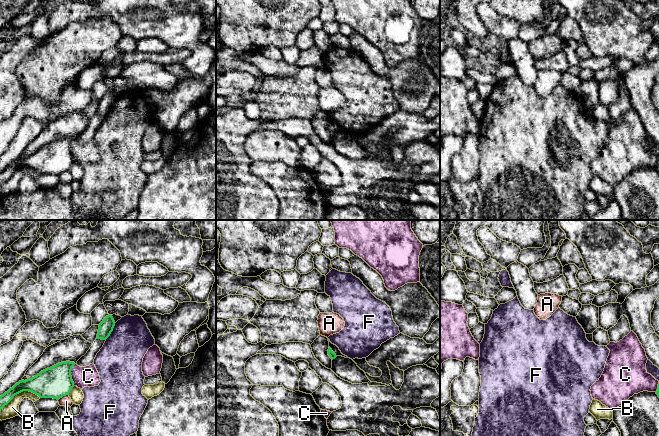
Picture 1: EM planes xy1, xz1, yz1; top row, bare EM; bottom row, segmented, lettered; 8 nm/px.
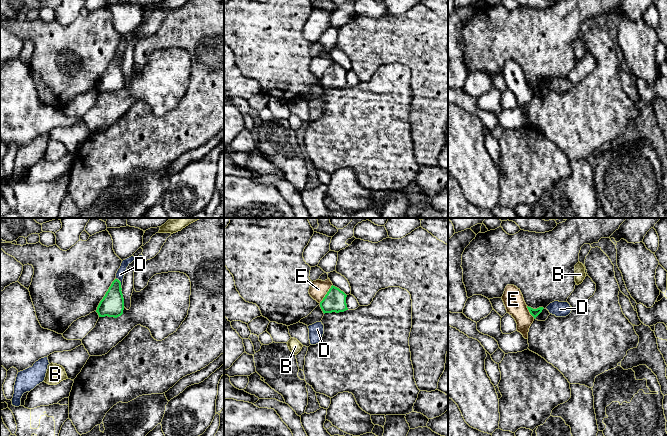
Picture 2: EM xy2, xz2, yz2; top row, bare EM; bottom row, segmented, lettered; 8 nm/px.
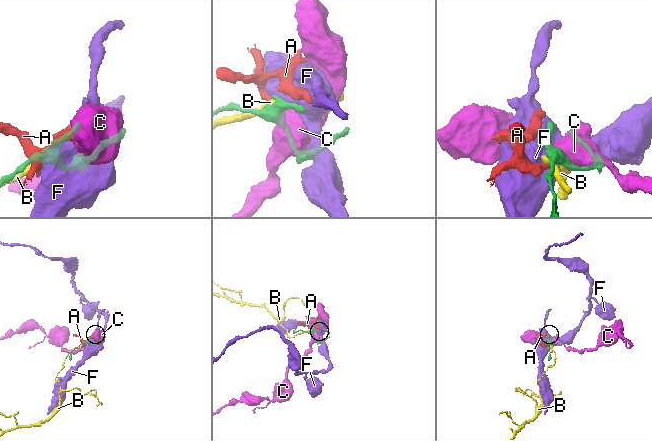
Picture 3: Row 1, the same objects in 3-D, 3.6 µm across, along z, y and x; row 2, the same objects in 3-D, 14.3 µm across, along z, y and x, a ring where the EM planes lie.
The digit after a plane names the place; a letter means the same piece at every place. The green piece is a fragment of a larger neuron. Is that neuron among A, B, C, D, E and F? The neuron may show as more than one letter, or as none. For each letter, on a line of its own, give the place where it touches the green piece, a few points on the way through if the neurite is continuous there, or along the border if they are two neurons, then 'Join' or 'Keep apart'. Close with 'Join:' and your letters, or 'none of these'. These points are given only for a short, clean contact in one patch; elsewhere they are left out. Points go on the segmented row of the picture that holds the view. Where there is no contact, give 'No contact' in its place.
A: Touches green at xy1 (63, 395). Boundary: xy1 (68, 394), (58, 400). Keep apart
B: Touches green at xy1 (19, 392). Keep apart
C: Touches green at xy1 (70, 375). Keep apart
D: Touches green at xy2 (120, 283). Boundary: xy2 (115, 278), (120, 282), (121, 288). Keep apart
E: Touches green at xz2 (327, 293). Boundary: xz2 (332, 284), (319, 302). Keep apart
F: Touches green at xy1 (112, 330). Keep apart
Join: none of these

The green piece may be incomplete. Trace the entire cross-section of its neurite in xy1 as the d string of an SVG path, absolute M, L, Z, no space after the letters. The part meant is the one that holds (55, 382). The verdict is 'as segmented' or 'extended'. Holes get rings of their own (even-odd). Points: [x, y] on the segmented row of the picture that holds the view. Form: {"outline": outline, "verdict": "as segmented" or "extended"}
{"outline": "M70 361L61 362L41 371L31 379L19 381L0 396L0 411L15 395L23 391L32 392L40 398L53 398L57 400L69 395L74 387L71 376L71 370L74 365L75 363Z", "verdict": "as segmented"}

